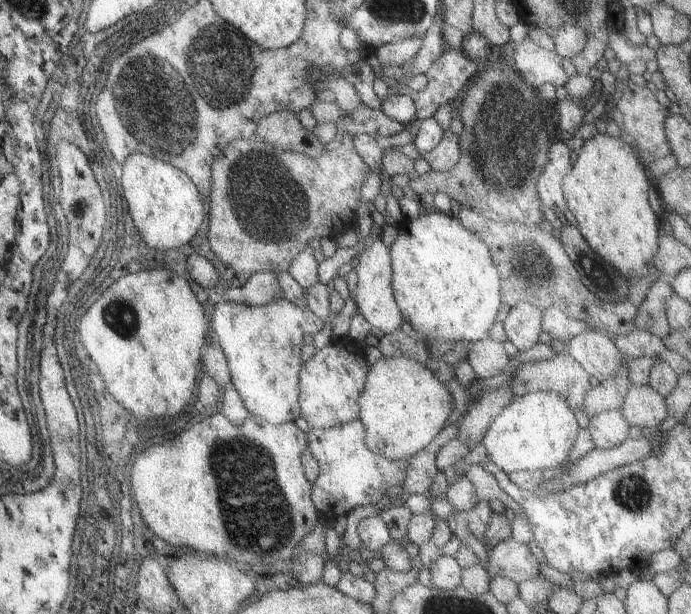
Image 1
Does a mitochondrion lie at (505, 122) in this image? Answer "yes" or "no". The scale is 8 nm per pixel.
yes

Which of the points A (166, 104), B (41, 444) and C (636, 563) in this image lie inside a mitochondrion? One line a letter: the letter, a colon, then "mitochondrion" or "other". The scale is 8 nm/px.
A: mitochondrion
B: other
C: other

